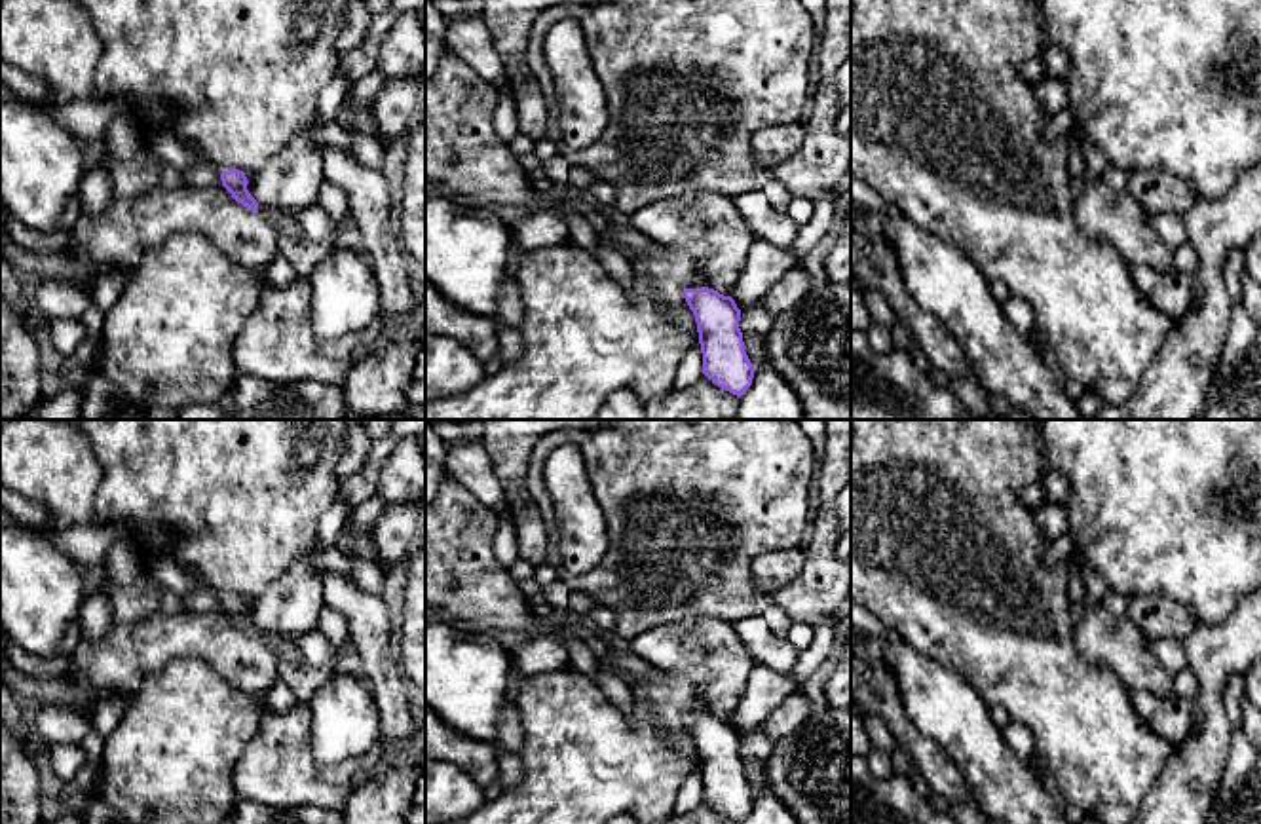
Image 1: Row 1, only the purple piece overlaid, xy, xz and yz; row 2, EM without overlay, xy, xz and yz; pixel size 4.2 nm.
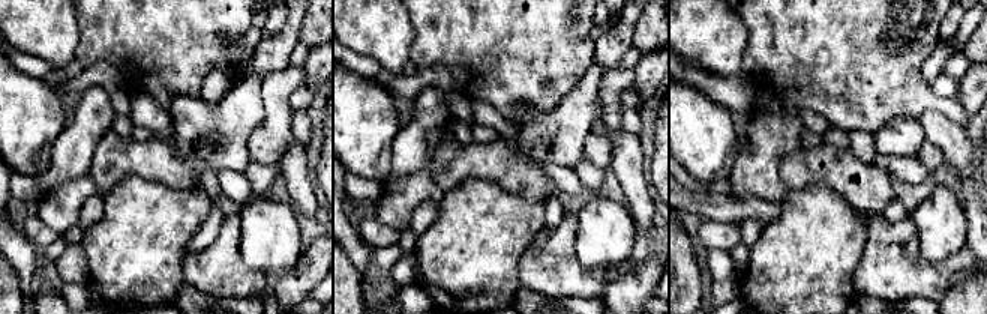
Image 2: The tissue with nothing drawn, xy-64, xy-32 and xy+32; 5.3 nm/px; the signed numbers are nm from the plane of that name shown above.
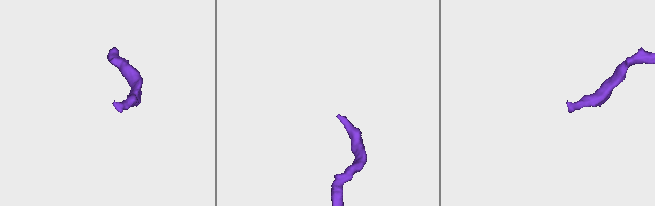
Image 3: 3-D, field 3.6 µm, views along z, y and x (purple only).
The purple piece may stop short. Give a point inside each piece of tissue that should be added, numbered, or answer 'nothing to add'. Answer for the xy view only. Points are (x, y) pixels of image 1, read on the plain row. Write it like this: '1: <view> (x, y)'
1: xy (196, 578)

